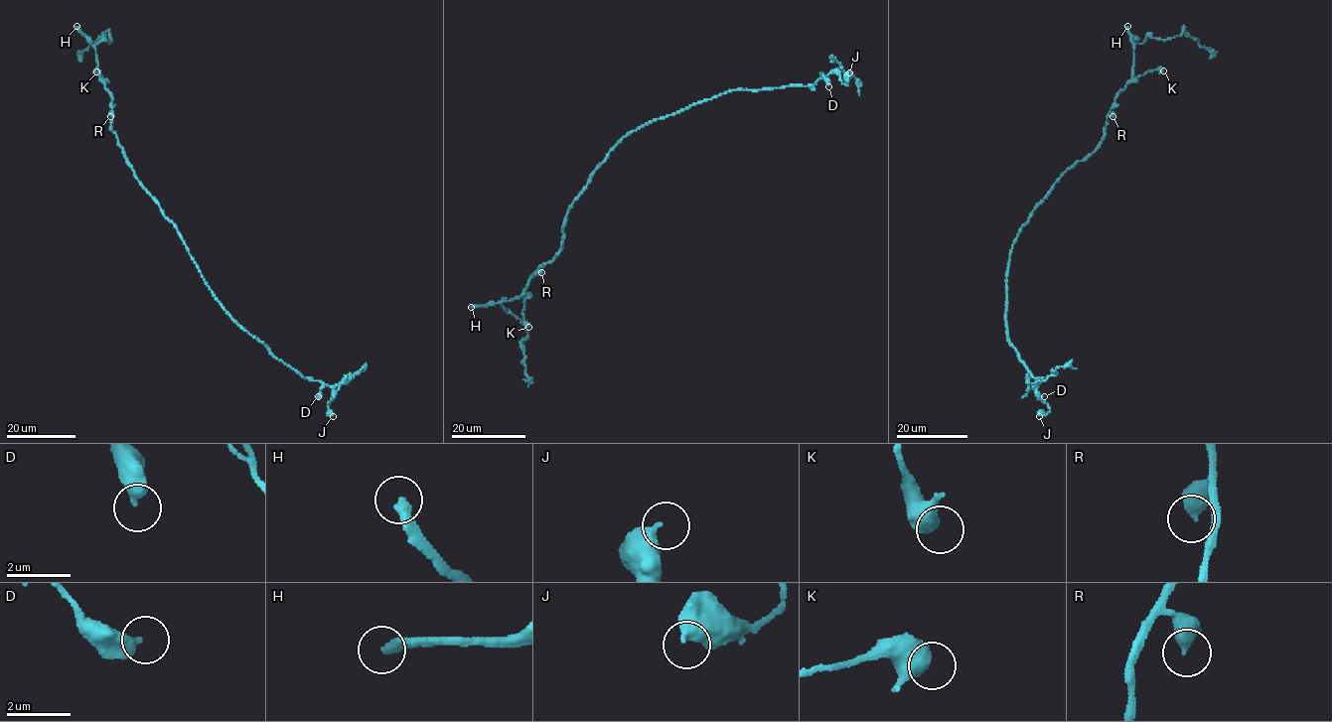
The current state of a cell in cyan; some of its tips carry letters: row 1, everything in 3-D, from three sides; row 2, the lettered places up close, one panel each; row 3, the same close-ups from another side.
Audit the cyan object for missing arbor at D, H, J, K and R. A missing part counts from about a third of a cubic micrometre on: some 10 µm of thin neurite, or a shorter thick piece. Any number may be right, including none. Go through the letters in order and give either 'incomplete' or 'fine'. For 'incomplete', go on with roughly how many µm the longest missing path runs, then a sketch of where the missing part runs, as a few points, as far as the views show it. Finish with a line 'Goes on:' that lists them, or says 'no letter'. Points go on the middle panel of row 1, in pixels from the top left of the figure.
D: fine
H: incomplete; about 25 µm are missing
J: fine
K: fine
R: fine
Goes on: H

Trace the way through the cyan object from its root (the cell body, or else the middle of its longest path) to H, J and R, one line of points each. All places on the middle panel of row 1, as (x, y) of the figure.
H: (596, 170), (567, 214), (559, 251), (552, 260), (538, 267), (523, 294), (509, 300), (471, 307)
J: (596, 170), (630, 133), (695, 103), (737, 89), (758, 91), (812, 85), (832, 72), (848, 85), (849, 72)
R: (596, 170), (567, 214), (559, 251), (552, 260), (539, 267), (541, 272)

